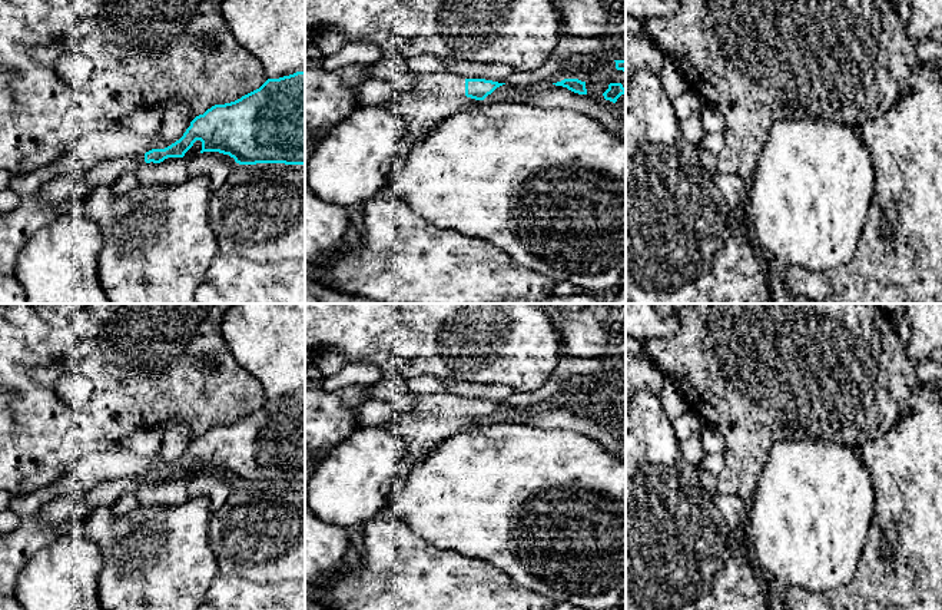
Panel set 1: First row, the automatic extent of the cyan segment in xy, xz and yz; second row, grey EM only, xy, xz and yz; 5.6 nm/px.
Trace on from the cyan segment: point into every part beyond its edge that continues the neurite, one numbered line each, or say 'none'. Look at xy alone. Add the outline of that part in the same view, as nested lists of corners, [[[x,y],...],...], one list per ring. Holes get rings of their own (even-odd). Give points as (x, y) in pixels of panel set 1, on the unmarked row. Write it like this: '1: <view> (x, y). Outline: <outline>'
1: xy (75, 509). Outline: [[[143,473],[106,480],[83,495],[57,497],[40,507],[36,514],[53,526],[64,523],[80,524],[96,510],[113,507],[122,495],[137,494],[143,484]]]

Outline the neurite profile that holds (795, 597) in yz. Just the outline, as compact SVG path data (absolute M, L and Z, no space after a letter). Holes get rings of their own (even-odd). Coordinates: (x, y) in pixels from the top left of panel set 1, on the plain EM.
M922 382L908 398L898 422L860 447L876 490L870 531L852 580L829 593L783 589L786 610L942 610L942 400L936 387Z

